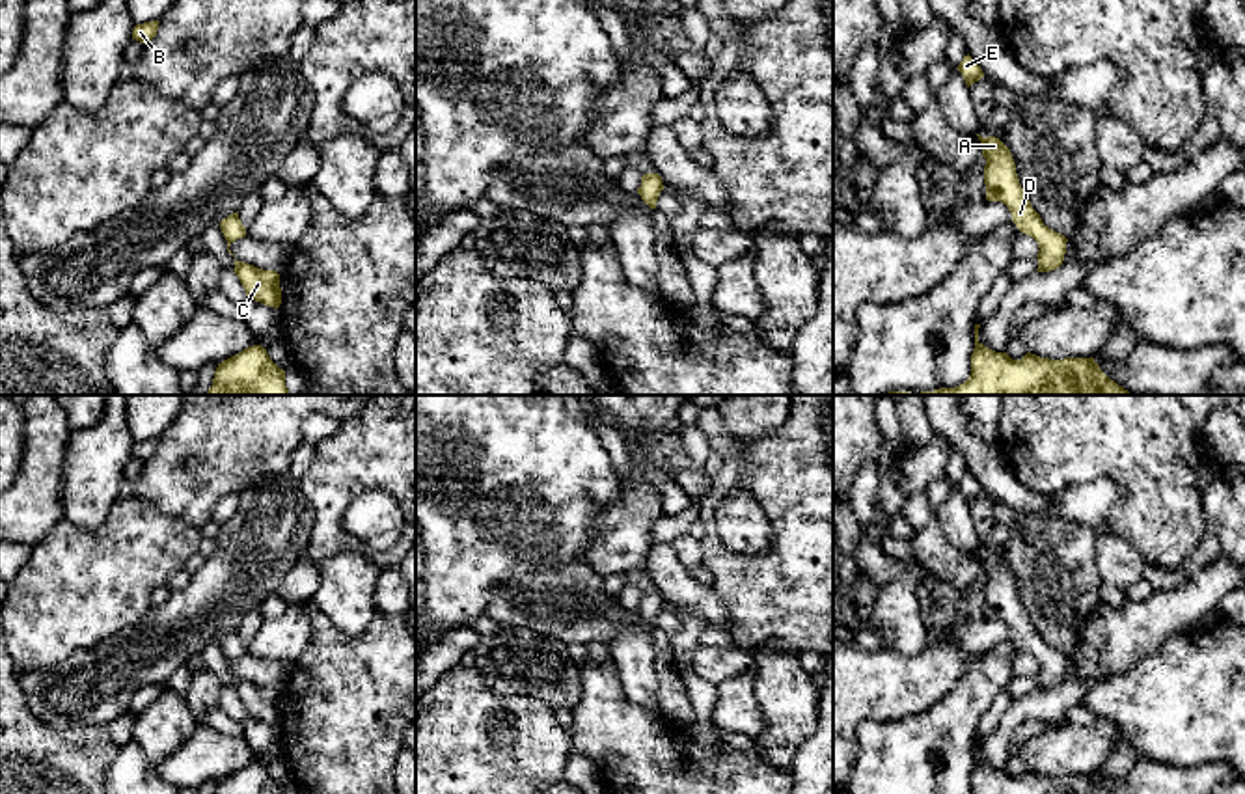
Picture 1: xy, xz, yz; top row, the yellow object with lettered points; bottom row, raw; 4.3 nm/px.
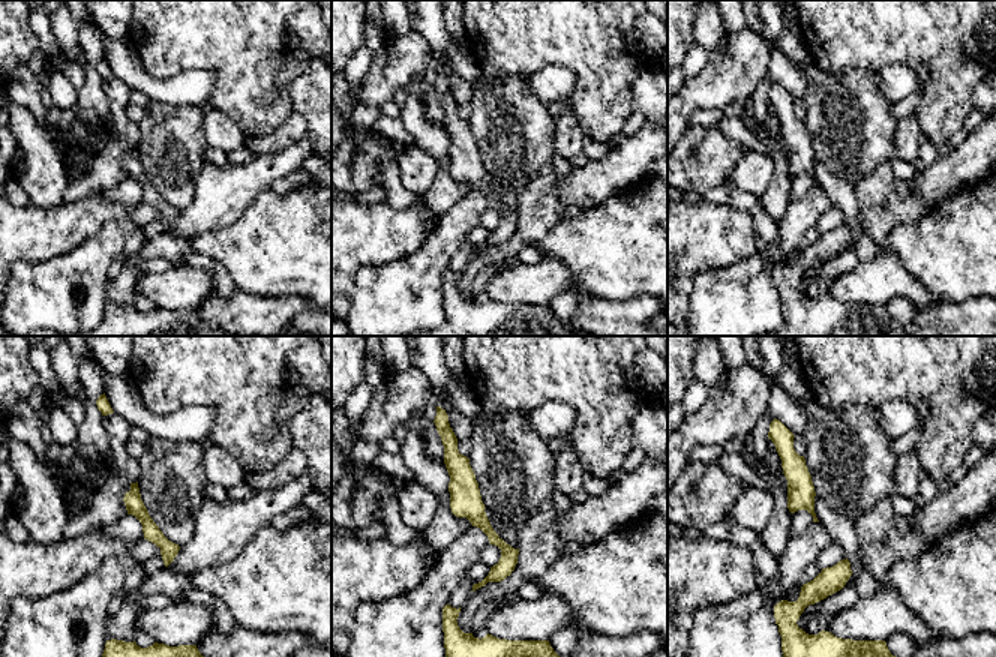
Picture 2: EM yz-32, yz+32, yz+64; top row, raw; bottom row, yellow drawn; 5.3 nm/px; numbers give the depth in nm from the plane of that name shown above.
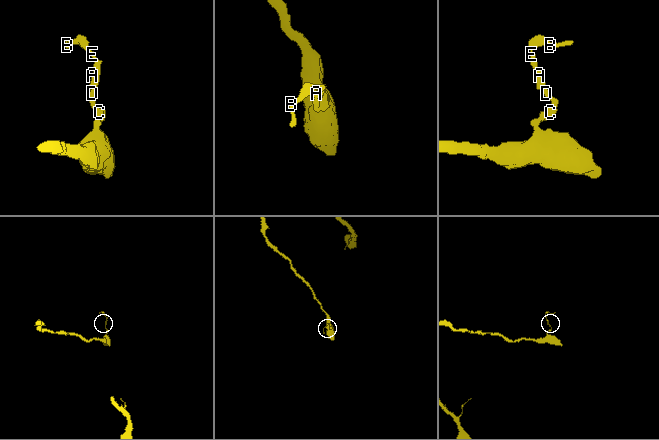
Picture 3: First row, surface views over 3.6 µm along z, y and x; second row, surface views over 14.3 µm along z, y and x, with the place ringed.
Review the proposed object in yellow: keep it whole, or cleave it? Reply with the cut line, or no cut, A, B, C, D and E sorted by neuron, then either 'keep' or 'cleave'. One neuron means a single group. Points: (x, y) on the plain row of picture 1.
no cut; A B C D E; keep

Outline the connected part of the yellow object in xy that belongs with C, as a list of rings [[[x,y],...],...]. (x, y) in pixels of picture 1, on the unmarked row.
[[[235,677],[235,691],[239,693],[246,714],[270,725],[280,725],[281,706],[276,688],[263,688]]]

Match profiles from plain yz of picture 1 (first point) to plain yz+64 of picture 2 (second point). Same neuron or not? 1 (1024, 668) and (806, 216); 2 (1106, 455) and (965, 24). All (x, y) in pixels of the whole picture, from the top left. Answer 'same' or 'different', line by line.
1: different
2: same

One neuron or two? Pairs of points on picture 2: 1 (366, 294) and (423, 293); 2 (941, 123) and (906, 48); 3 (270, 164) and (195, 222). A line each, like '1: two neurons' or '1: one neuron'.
1: one neuron
2: one neuron
3: one neuron

